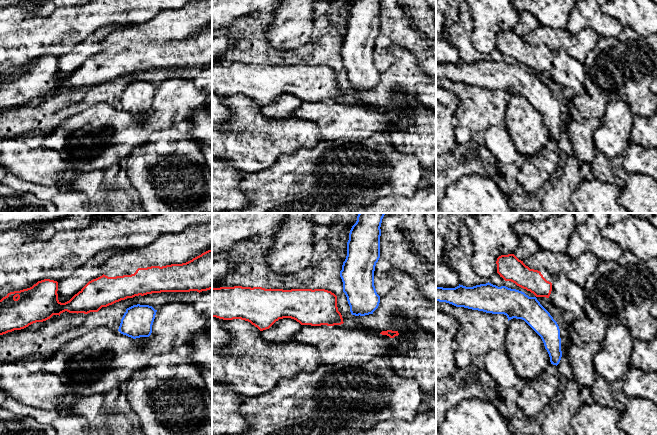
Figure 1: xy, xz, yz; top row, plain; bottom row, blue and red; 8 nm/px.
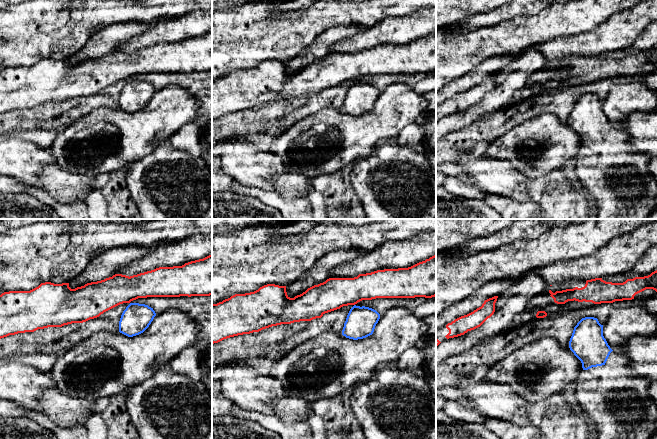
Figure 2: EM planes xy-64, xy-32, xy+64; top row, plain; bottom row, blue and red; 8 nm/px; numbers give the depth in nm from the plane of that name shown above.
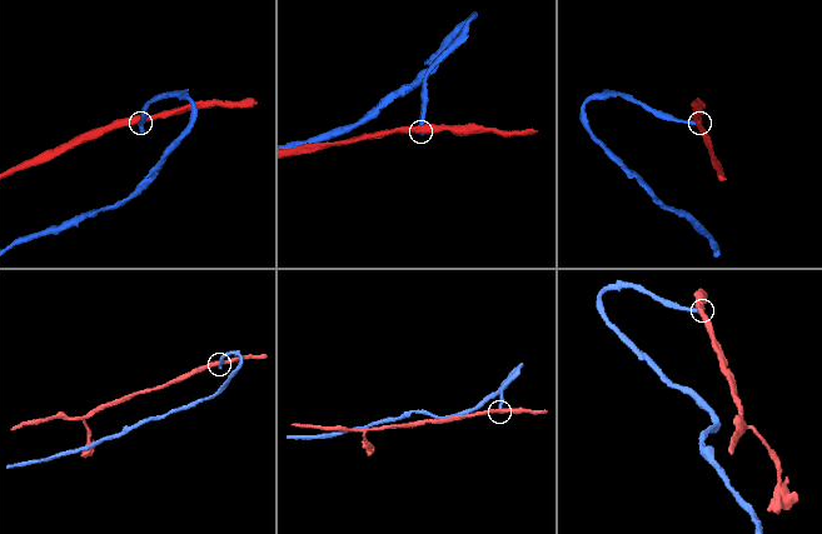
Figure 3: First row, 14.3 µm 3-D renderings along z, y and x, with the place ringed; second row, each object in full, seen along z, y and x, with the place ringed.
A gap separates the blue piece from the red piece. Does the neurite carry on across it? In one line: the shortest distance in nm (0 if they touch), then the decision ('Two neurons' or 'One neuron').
Distance 0 nm. Two neurons

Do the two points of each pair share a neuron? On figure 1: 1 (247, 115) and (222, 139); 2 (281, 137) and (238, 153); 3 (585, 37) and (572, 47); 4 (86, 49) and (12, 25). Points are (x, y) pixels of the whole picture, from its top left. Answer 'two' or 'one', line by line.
1: one
2: one
3: one
4: two

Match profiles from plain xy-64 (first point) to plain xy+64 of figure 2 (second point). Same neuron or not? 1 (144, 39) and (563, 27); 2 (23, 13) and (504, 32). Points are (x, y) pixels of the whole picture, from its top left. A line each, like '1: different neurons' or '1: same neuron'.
1: different neurons
2: same neuron

